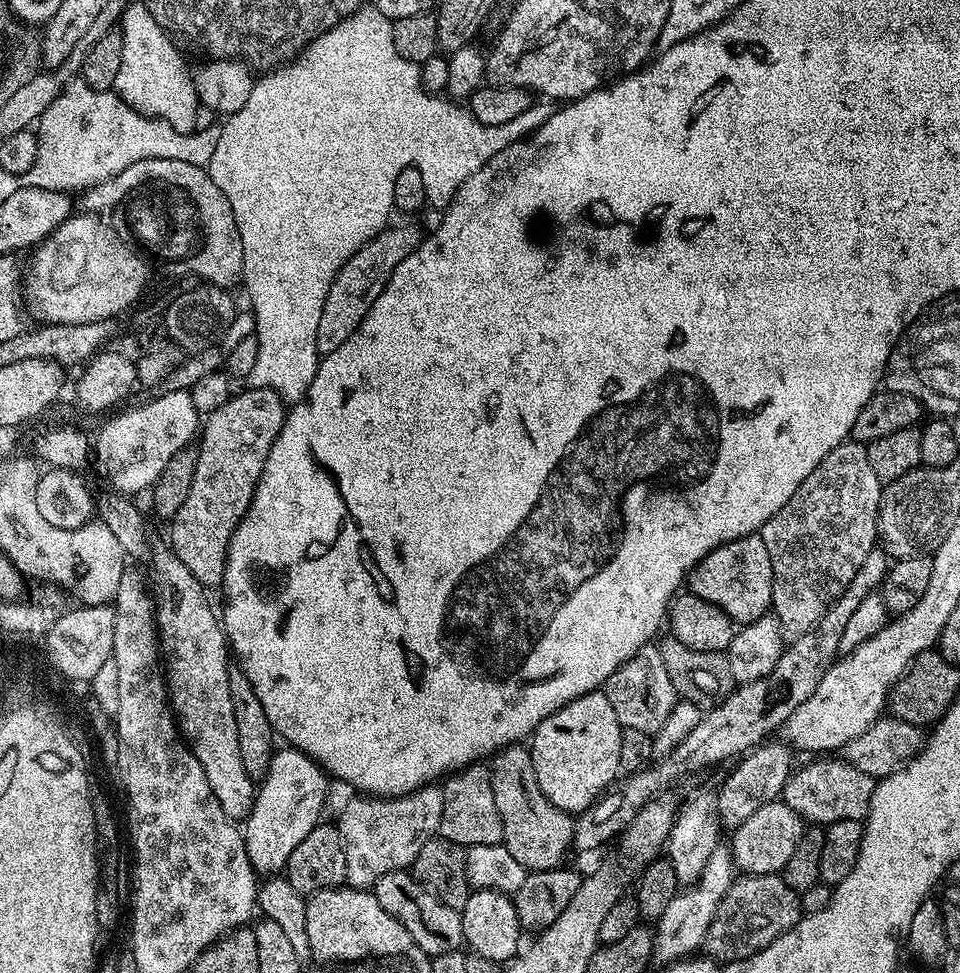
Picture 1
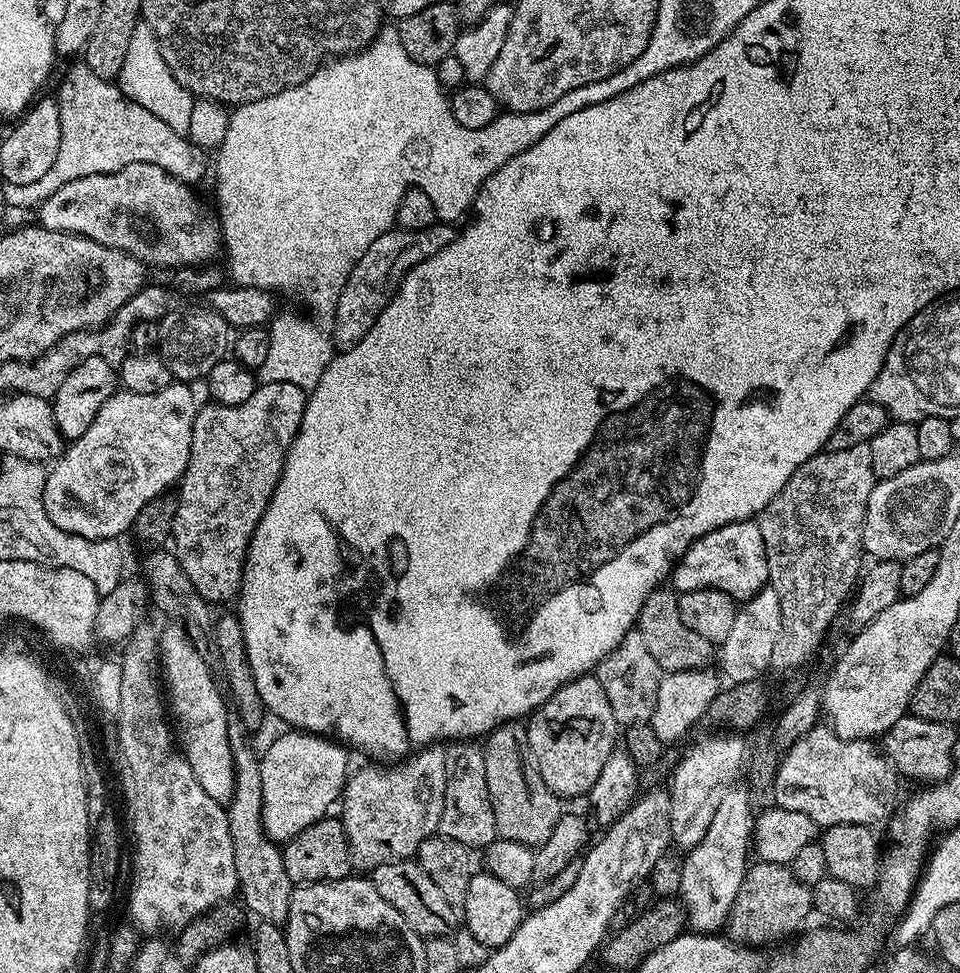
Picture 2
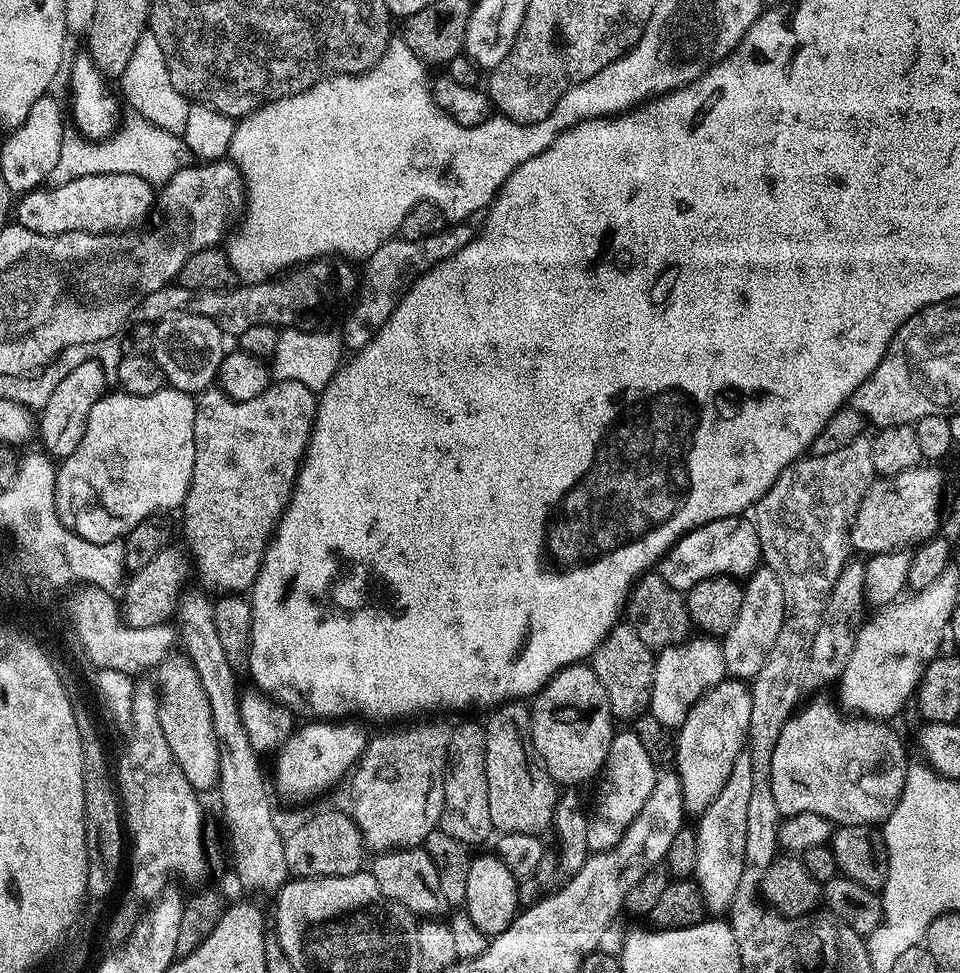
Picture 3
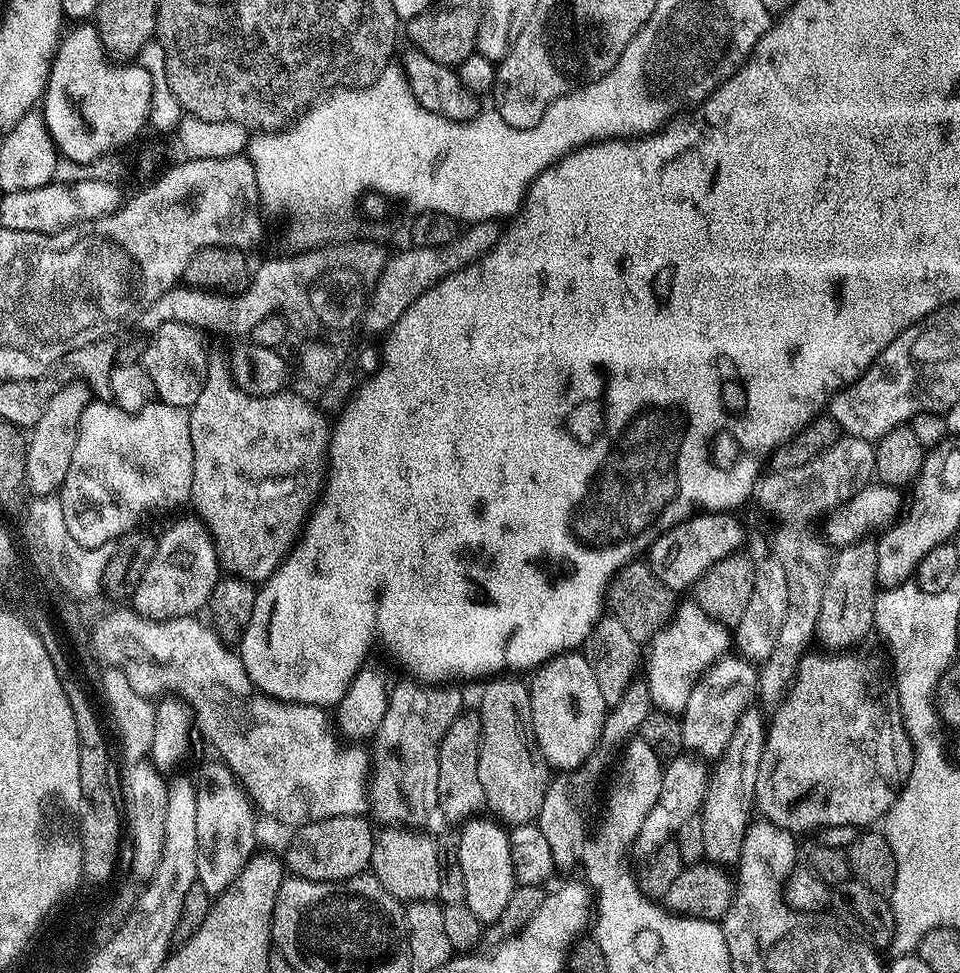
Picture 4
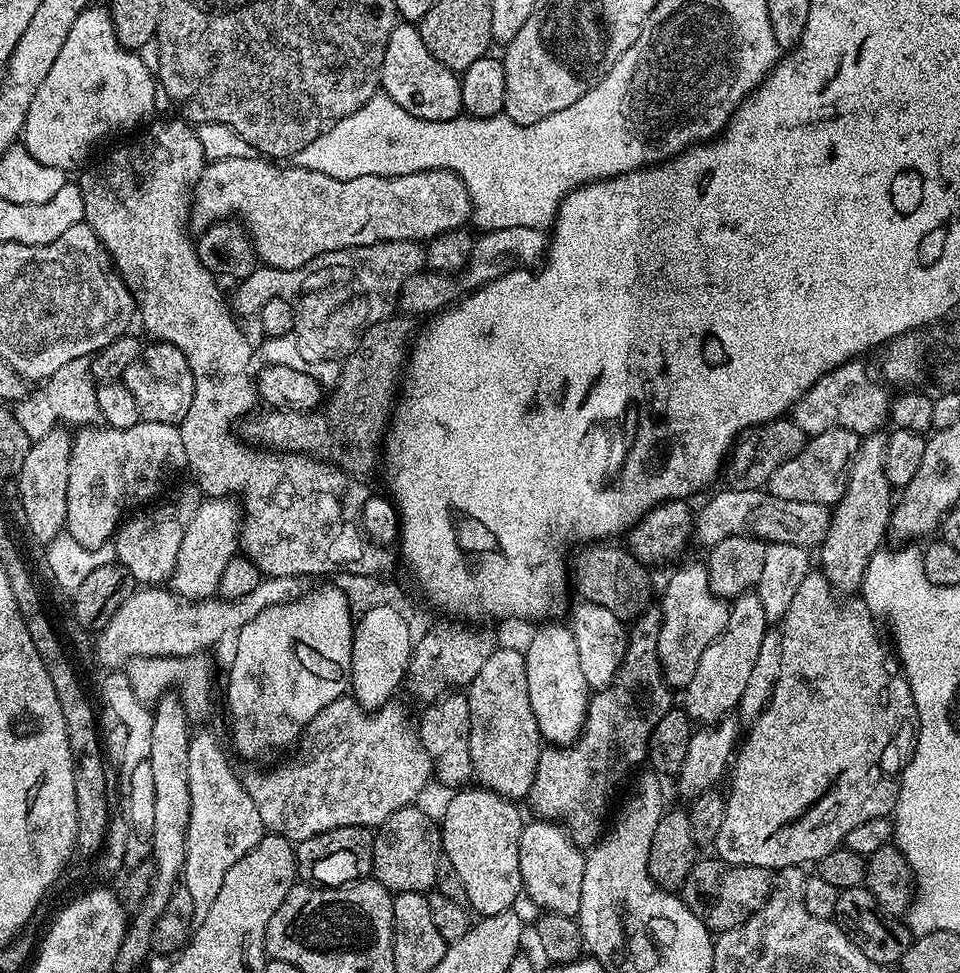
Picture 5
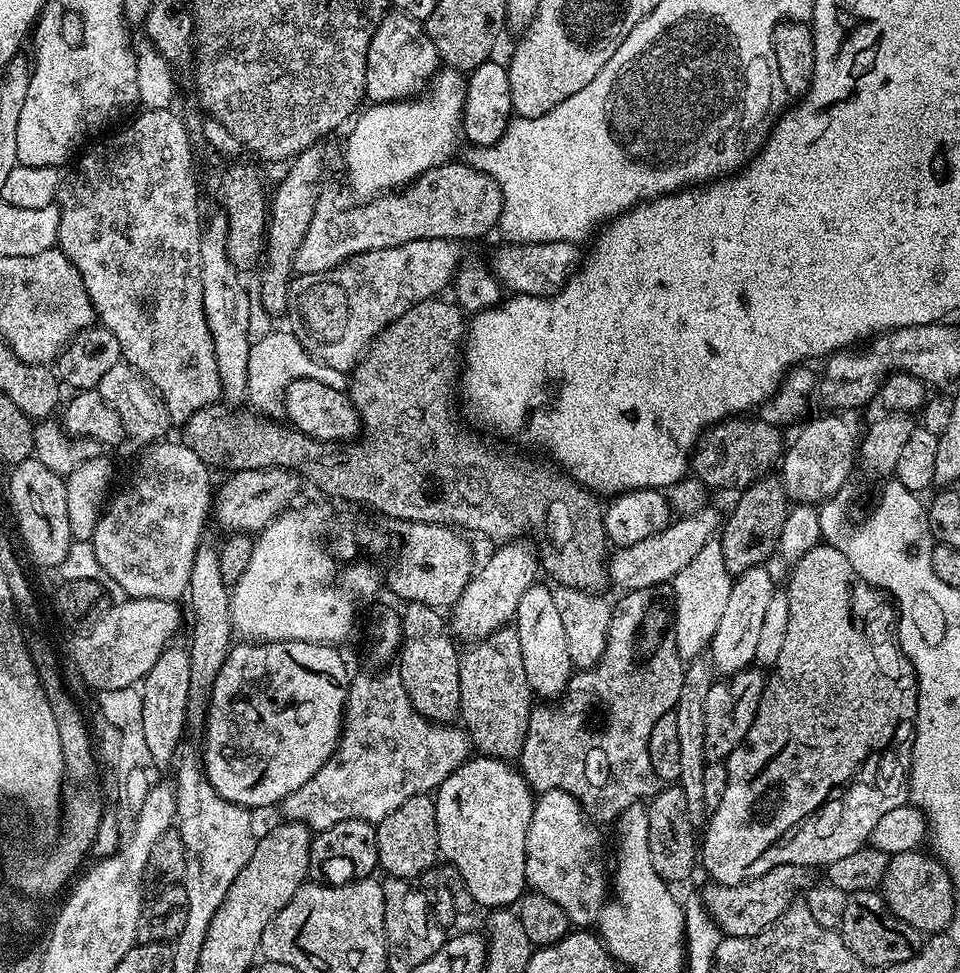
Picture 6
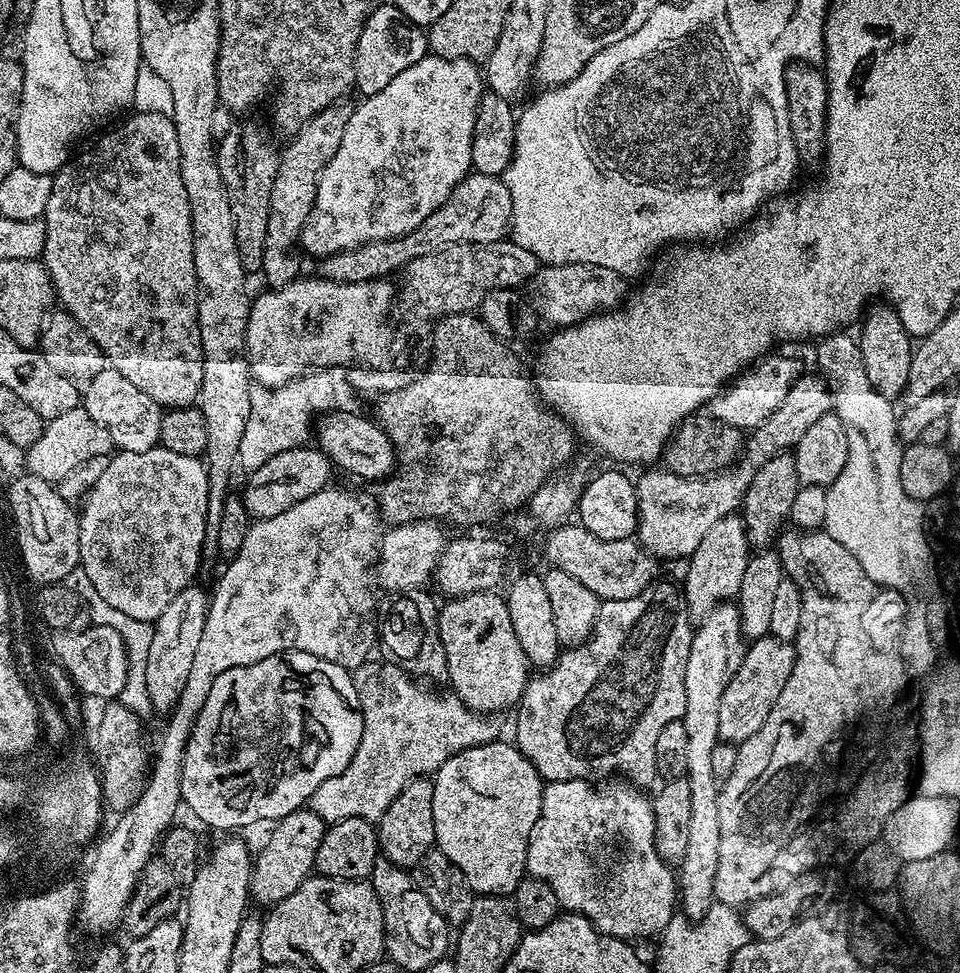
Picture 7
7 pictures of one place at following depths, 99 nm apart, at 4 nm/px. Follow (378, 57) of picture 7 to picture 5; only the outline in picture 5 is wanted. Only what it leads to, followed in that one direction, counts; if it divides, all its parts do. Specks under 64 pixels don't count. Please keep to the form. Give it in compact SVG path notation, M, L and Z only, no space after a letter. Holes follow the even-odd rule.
M412 22L397 23L392 29L380 67L380 88L383 95L398 102L402 110L414 114L419 120L446 122L457 119L464 112L460 76L442 66L442 62L426 50L420 29Z

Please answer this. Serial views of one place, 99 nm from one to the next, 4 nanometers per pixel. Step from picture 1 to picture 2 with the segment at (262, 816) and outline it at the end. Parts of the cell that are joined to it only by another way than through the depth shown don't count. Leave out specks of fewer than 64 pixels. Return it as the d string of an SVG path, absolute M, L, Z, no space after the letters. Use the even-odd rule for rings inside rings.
M288 730L274 739L261 753L259 773L262 775L262 816L267 836L279 844L287 843L314 822L323 819L330 806L343 795L350 772L347 749L329 737L316 736L299 730Z

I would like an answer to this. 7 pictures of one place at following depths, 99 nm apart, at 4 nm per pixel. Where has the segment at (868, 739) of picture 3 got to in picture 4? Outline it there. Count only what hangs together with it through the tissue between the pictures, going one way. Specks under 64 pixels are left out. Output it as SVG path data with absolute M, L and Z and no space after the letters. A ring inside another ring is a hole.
M809 650L800 659L796 676L792 685L788 687L782 699L775 705L776 713L771 713L768 720L768 737L762 750L762 763L758 765L758 786L756 787L756 802L754 805L757 813L761 812L763 818L773 828L780 828L780 822L788 820L788 814L798 808L798 798L812 798L818 790L820 780L840 780L842 774L850 772L852 768L862 770L866 784L866 810L846 810L846 800L832 800L830 818L834 822L842 822L842 826L854 826L858 830L865 826L872 826L875 822L883 821L884 815L904 788L906 778L914 762L912 739L902 718L900 703L895 691L872 669L868 660L860 656L851 656L848 650Z

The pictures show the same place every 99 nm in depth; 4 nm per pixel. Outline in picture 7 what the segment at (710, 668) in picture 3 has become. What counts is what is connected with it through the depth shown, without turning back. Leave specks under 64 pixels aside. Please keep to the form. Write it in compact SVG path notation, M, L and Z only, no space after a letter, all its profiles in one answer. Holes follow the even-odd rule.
M736 514L720 518L706 531L692 555L687 557L688 573L684 576L684 584L682 583L685 605L693 613L703 614L715 604L735 597L740 591L749 555L750 545L748 536L744 533L743 519Z

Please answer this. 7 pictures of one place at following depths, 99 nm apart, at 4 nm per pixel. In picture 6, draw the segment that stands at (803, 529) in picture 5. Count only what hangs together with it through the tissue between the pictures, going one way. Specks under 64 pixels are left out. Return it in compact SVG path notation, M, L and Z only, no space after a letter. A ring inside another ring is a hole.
M705 506L692 515L683 515L668 527L642 542L638 542L629 548L616 548L607 561L609 579L620 587L620 590L633 588L649 588L655 584L668 584L676 579L676 575L682 571L721 531L722 516L719 516L711 506ZM677 523L677 524L676 524Z

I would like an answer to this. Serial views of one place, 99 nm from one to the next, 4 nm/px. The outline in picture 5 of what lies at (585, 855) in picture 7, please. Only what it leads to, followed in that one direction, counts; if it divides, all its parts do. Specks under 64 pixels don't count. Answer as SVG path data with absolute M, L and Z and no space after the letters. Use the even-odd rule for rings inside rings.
M539 818L525 823L518 842L518 870L523 895L544 908L540 910L545 913L579 917L585 859L585 853L569 838L561 825Z

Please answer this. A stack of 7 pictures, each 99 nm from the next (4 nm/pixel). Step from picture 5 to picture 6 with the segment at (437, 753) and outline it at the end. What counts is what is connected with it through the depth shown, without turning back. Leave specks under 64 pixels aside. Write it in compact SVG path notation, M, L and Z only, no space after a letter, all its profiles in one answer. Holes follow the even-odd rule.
M405 603L402 609L403 643L400 645L398 661L400 669L398 675L414 710L438 724L451 725L460 714L460 658L461 653L456 652L457 641L450 635L449 625L437 609L430 605Z

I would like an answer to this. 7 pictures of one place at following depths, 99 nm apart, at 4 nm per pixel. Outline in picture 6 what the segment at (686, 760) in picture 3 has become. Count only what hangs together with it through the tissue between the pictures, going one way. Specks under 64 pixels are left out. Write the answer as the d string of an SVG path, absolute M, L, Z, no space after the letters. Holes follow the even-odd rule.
M761 566L746 570L732 581L730 598L726 602L726 611L718 621L718 630L710 645L710 663L721 677L731 678L737 672L753 667L758 650L762 622L774 591L772 576L767 567Z

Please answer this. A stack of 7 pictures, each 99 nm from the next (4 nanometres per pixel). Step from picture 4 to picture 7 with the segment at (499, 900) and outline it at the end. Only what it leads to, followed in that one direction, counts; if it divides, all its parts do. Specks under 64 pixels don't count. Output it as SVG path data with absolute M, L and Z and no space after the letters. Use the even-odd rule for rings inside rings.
M493 742L474 746L451 756L434 774L434 779L432 780L432 809L434 810L434 834L436 835L435 847L440 848L442 854L446 854L449 865L455 871L461 872L464 875L464 882L472 889L473 893L482 896L511 897L518 886L518 882L523 880L526 875L528 839L530 838L530 830L534 826L534 822L538 822L538 814L542 810L542 794L544 793L545 781L541 780L538 770L534 770L532 763L517 750L515 743L500 743Z

